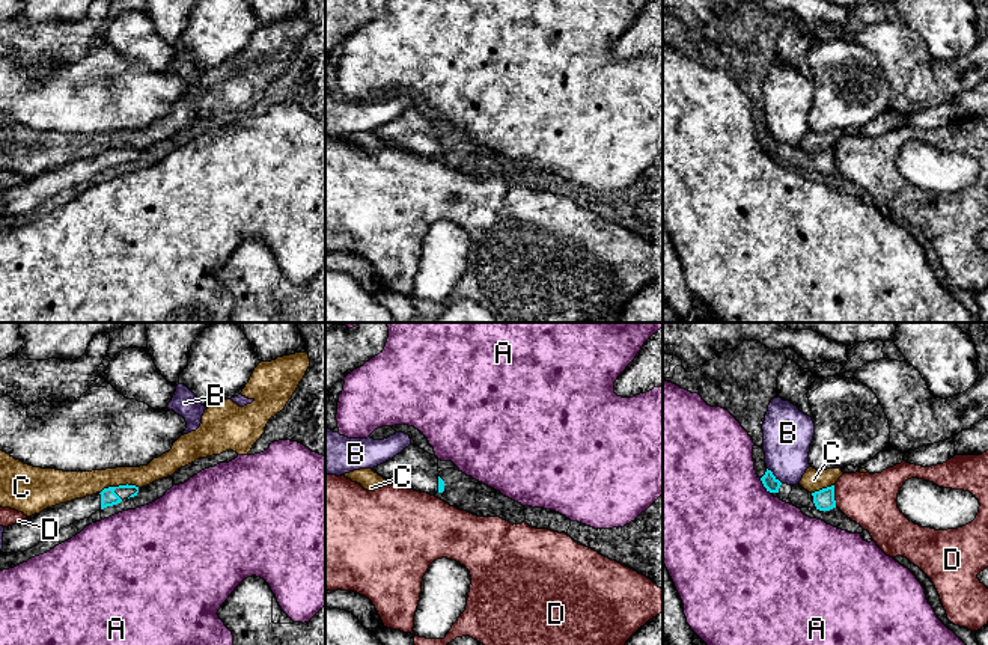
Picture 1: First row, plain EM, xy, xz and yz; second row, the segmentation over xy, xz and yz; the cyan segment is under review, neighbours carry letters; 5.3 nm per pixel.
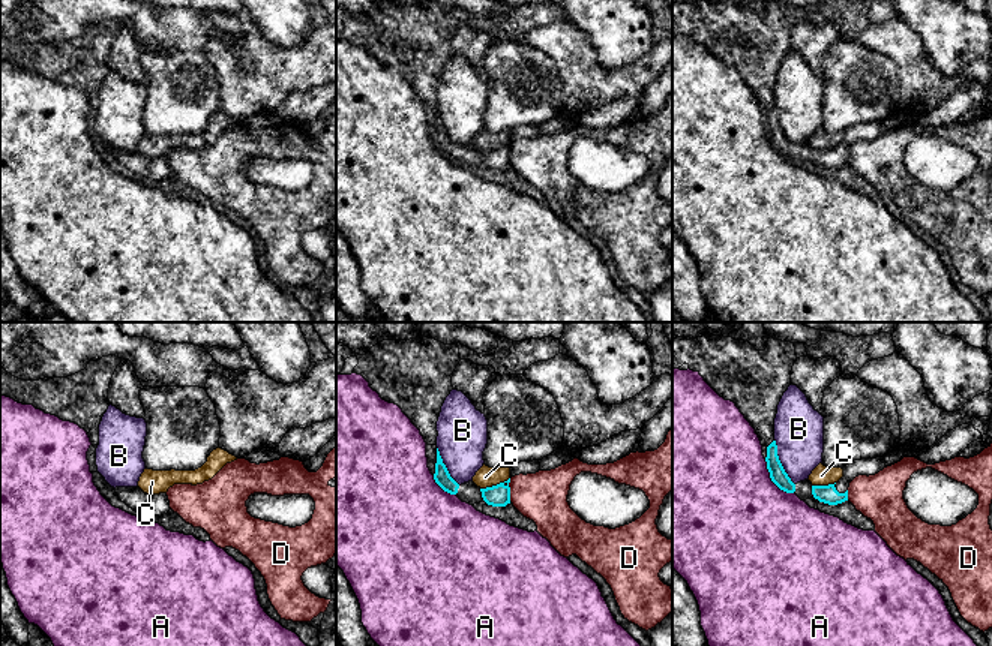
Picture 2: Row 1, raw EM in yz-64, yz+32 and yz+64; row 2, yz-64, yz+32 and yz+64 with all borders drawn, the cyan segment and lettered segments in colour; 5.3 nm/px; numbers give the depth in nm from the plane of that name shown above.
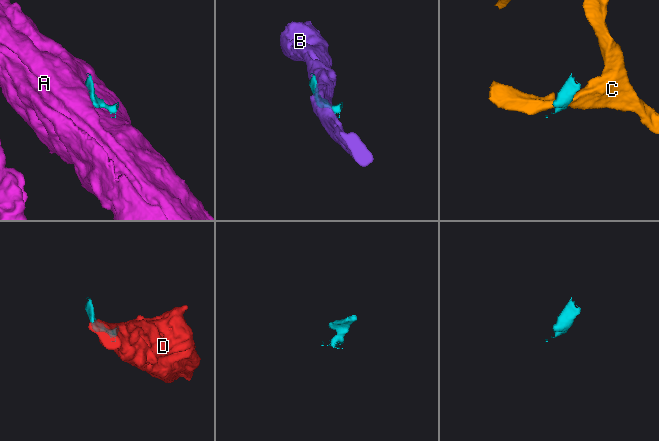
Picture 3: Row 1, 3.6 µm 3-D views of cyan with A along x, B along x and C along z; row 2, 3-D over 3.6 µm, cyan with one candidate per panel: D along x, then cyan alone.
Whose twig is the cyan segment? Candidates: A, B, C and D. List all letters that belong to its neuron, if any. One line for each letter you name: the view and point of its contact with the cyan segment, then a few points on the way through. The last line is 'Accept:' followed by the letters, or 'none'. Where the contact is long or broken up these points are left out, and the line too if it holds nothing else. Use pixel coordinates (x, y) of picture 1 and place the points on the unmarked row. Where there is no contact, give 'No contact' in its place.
Accept: none

